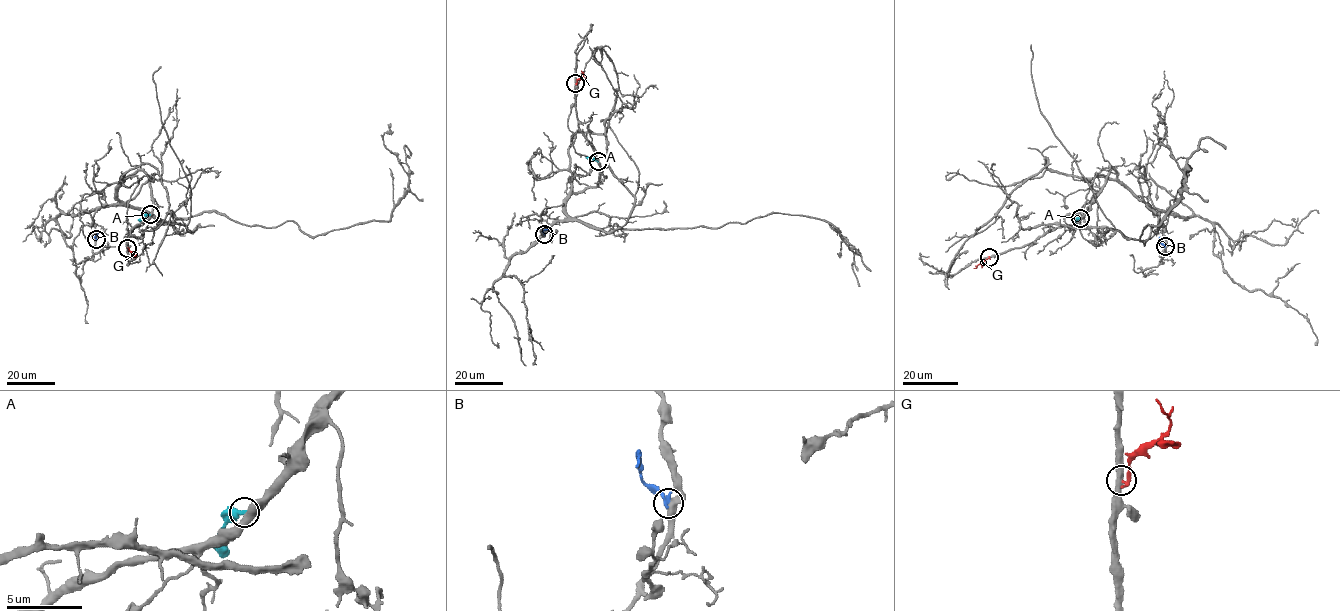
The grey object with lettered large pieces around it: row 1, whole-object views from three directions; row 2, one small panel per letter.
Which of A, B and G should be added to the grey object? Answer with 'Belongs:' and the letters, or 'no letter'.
Belongs: no letter

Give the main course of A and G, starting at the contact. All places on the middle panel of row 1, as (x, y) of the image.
A: (598, 161), (586, 156)
G: (576, 84), (583, 75), (581, 70)

